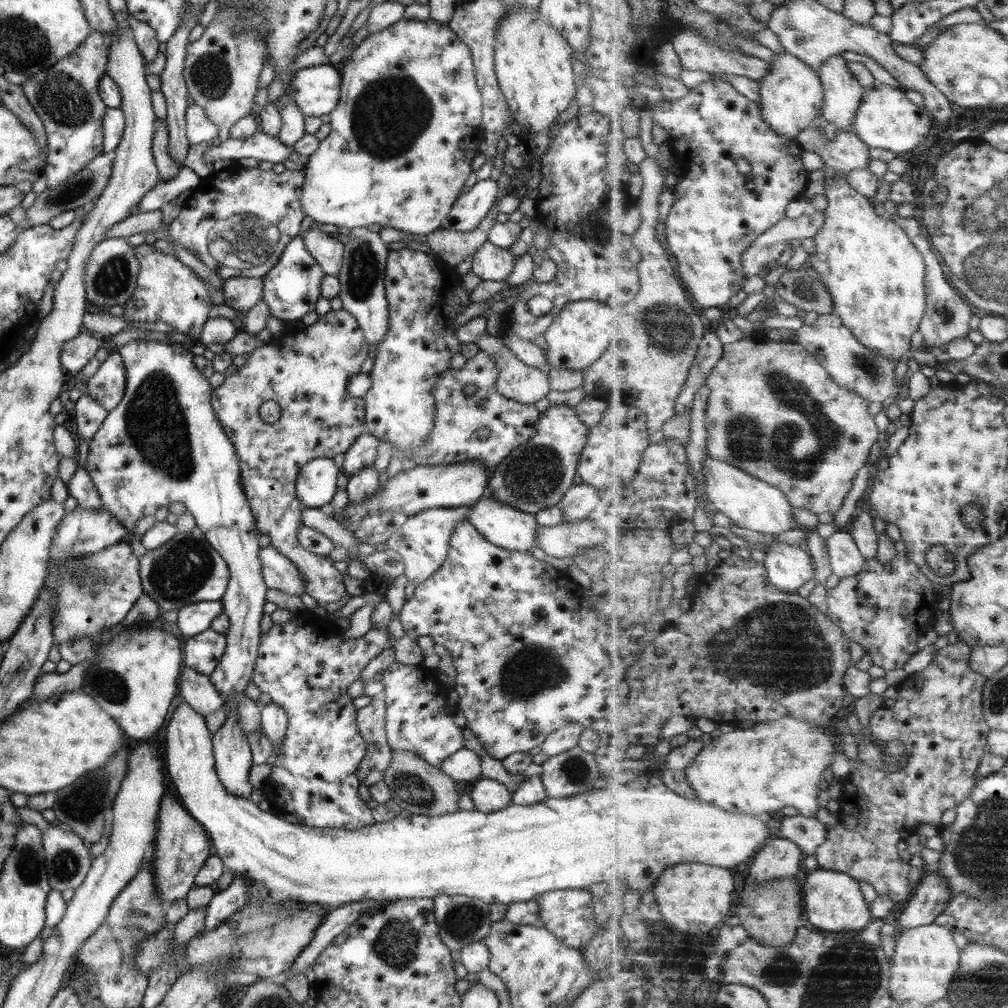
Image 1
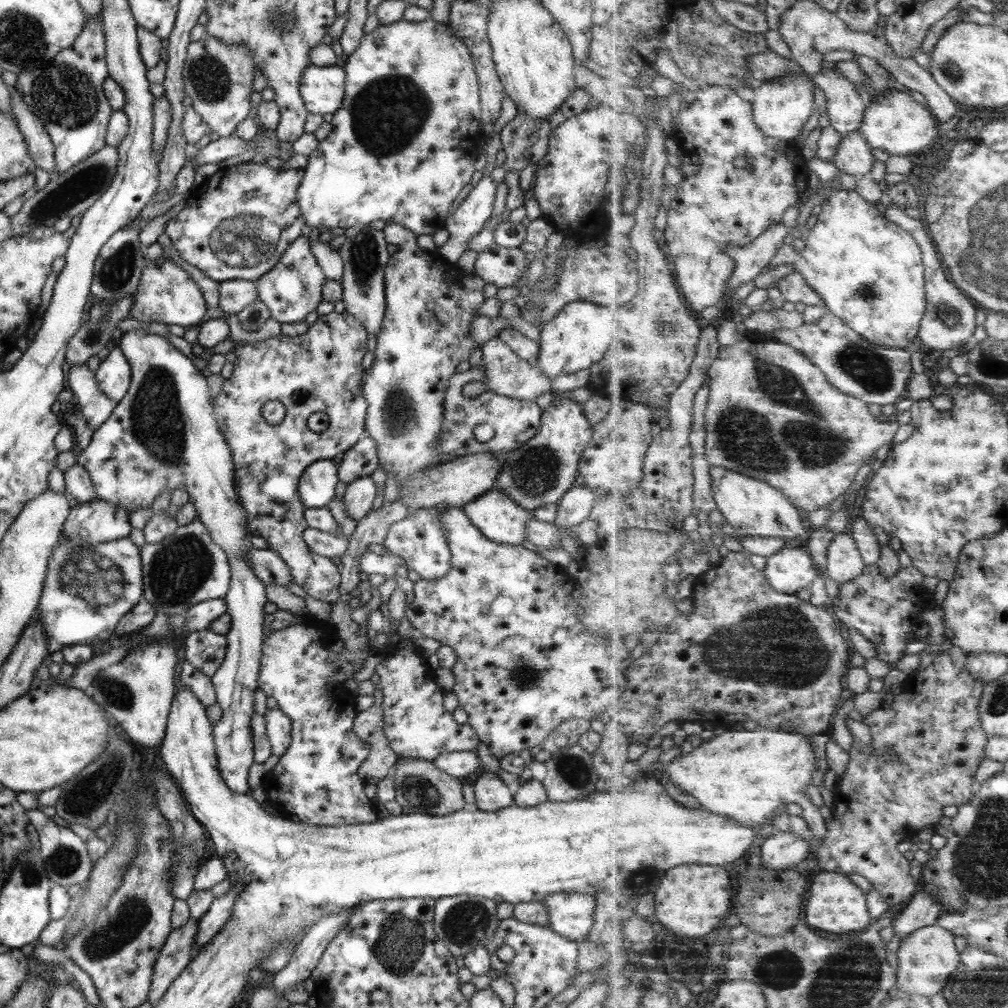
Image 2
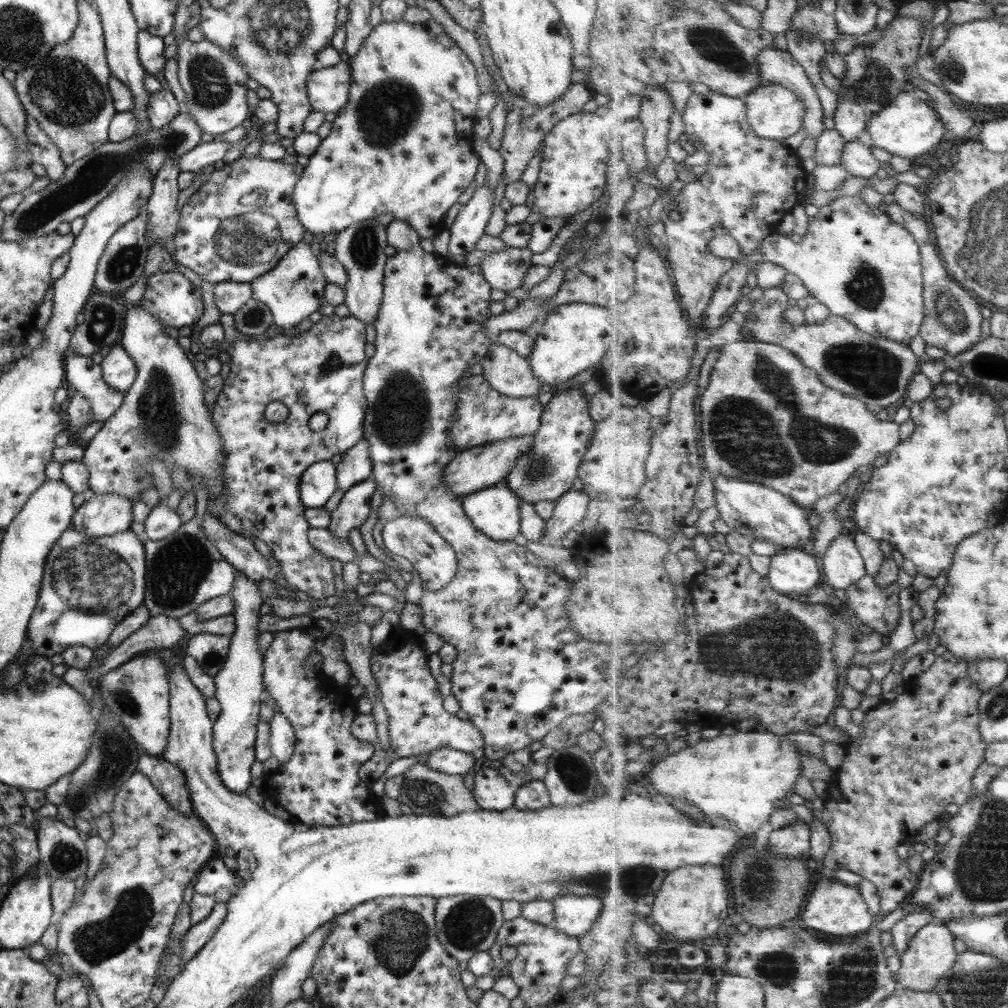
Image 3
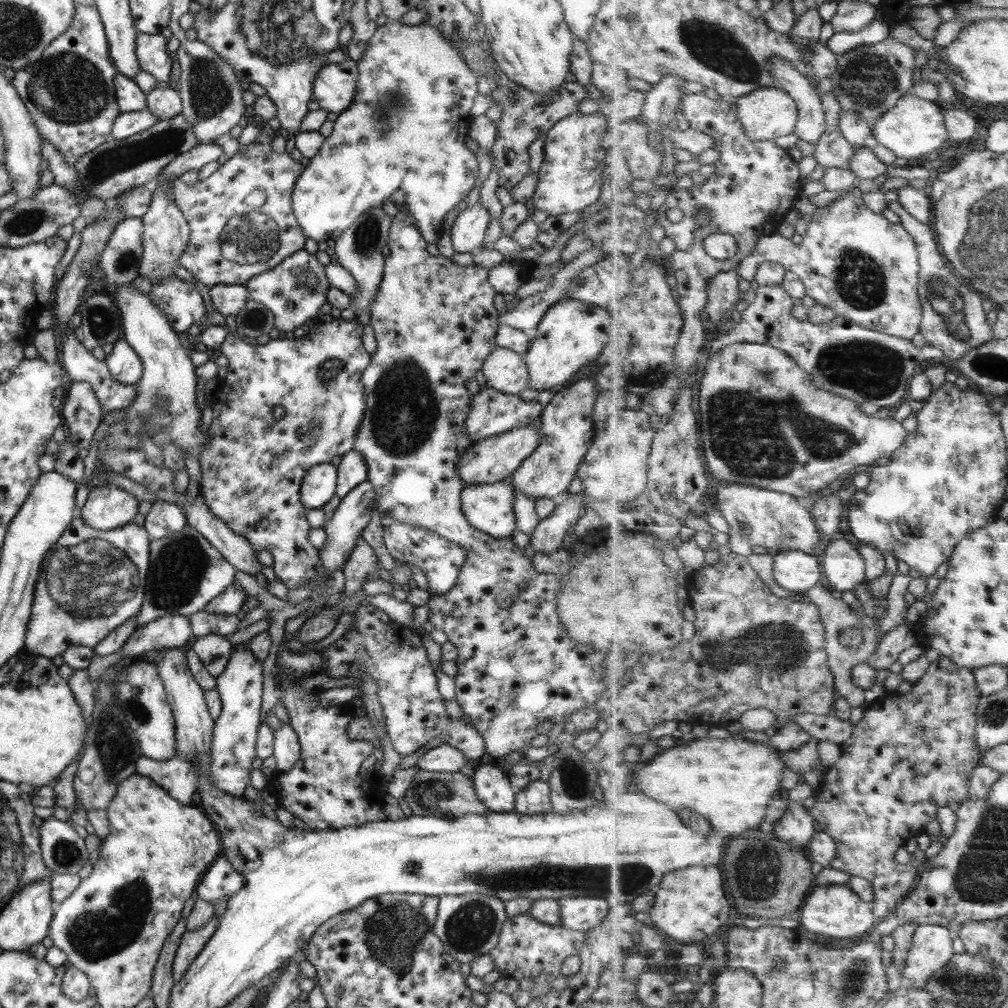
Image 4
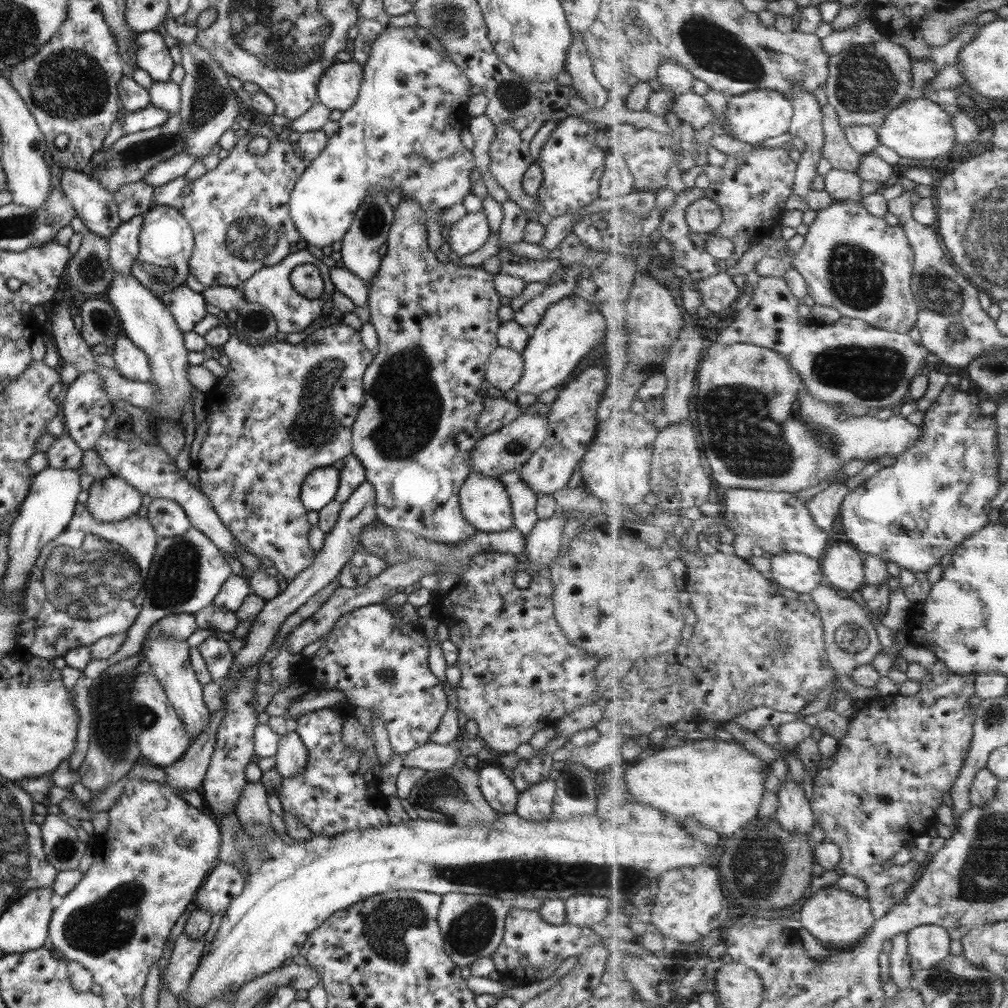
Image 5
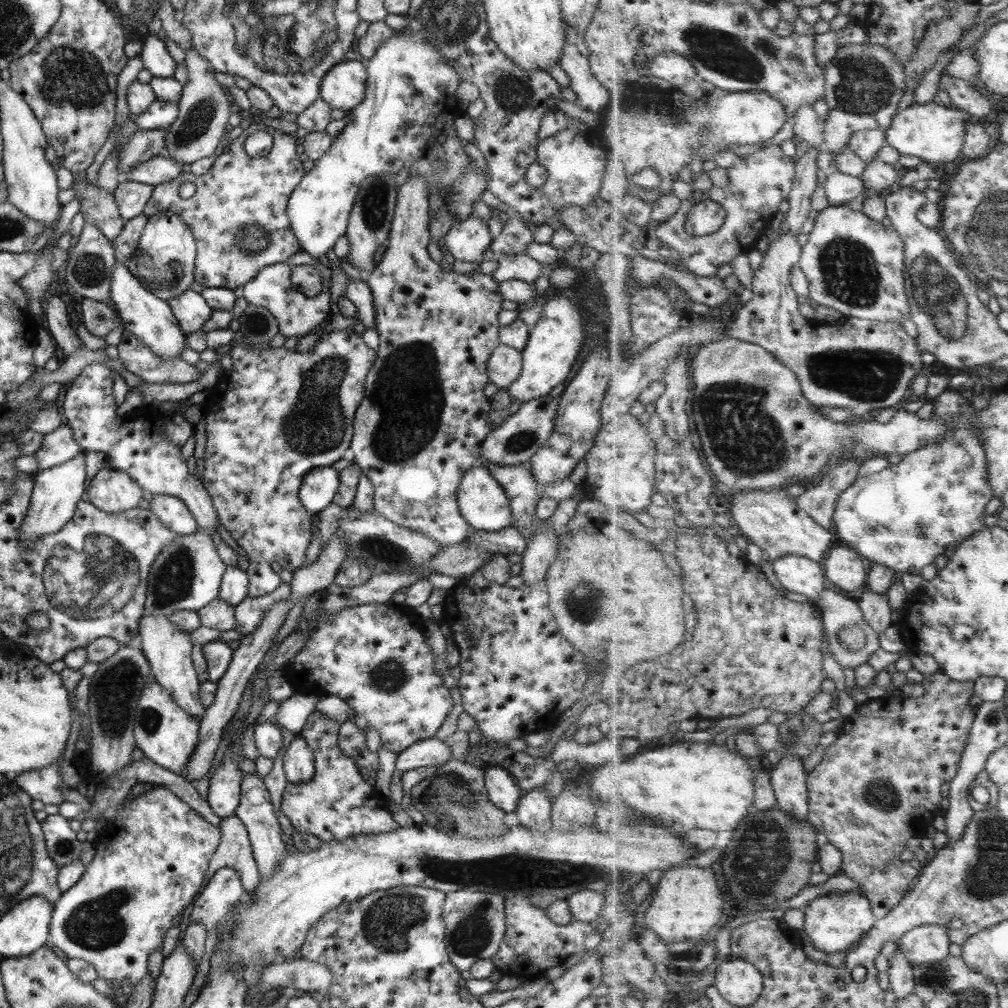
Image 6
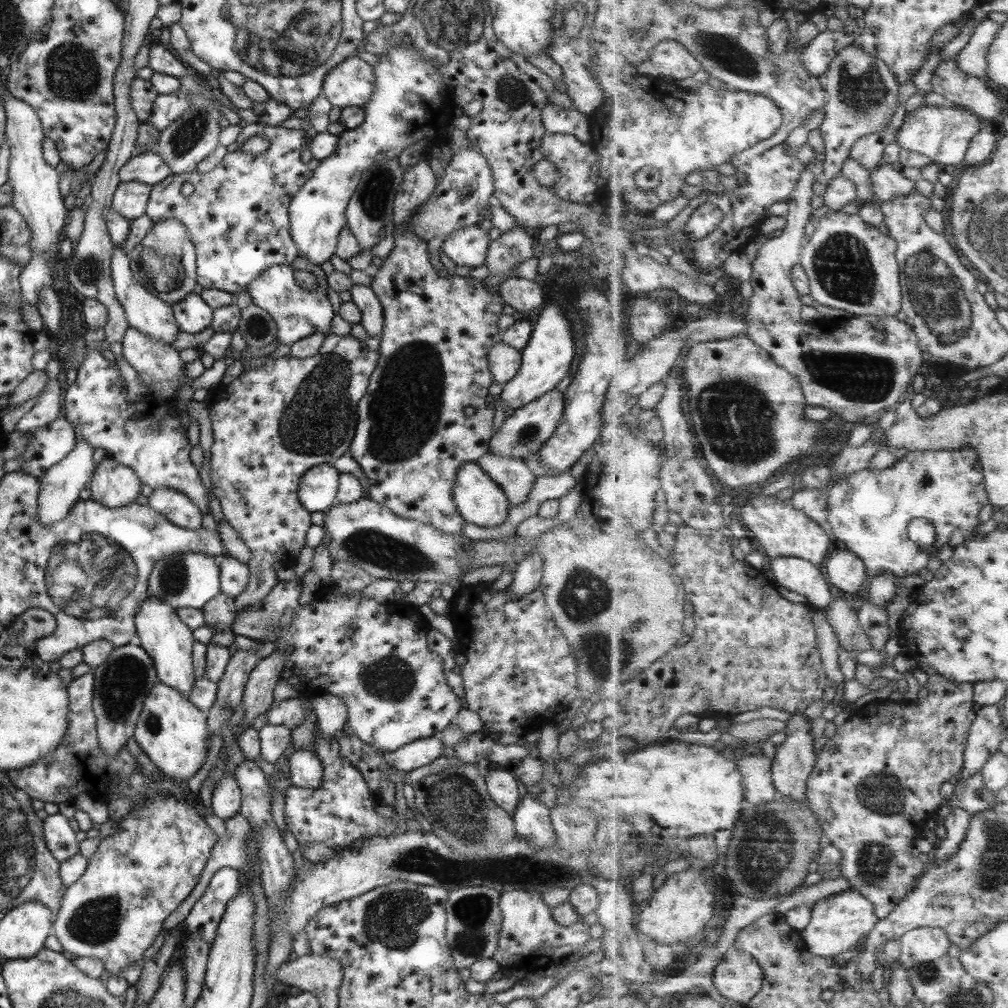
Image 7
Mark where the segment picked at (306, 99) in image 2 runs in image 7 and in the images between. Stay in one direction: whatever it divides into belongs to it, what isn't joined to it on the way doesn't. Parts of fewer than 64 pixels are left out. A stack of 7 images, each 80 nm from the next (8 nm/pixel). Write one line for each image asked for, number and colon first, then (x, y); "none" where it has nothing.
3: (327, 88)
4: (333, 86)
5: (337, 88)
6: (342, 87)
7: (350, 83)

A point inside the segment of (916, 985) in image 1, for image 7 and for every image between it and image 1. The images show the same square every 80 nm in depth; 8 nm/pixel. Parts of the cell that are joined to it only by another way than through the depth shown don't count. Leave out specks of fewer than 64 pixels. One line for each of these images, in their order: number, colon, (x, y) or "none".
2: (926, 959)
3: (931, 954)
4: (932, 949)
5: (930, 944)
6: (929, 944)
7: (921, 945)

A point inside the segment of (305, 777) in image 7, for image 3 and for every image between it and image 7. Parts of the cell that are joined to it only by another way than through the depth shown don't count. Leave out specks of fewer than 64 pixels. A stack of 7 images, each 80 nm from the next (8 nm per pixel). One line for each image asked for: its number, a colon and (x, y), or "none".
3: (281, 735)
4: (286, 751)
5: (291, 755)
6: (297, 763)

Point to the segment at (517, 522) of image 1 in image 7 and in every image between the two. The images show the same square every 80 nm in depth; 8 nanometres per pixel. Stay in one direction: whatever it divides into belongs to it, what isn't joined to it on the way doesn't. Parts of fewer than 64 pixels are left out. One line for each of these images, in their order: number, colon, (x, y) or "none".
2: (496, 517)
3: (493, 511)
4: (487, 507)
5: (483, 502)
6: (481, 502)
7: (478, 500)

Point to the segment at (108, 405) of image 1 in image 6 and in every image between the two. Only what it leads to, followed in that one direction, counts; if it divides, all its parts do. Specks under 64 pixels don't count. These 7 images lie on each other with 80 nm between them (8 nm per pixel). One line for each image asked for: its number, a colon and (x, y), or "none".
2: (112, 376)
3: (117, 370)
4: (124, 365)
5: (131, 363)
6: (138, 359)

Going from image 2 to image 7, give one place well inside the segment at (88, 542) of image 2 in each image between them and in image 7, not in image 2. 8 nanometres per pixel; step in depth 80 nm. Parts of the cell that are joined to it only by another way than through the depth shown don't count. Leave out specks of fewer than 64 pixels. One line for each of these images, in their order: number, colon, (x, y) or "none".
3: (100, 515)
4: (106, 507)
5: (110, 500)
6: (110, 491)
7: (112, 485)

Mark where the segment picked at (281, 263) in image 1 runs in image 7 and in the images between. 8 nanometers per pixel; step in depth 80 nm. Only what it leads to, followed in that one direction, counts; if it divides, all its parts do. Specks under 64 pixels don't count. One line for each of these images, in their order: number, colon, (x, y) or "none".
2: (291, 289)
3: (292, 289)
4: (291, 303)
5: (269, 286)
6: (295, 314)
7: (297, 313)

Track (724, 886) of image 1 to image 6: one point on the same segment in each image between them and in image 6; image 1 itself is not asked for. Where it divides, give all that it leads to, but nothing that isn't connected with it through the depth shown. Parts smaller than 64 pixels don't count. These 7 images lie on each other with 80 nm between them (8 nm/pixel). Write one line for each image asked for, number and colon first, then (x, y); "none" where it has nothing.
2: (693, 900)
3: (693, 902)
4: (691, 904)
5: (691, 905)
6: (688, 904)

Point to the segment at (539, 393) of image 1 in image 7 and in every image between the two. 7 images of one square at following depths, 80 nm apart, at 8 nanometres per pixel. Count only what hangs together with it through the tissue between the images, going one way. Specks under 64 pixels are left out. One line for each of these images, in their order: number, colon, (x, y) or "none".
2: (507, 375)
3: (504, 371)
4: (504, 370)
5: (504, 368)
6: (503, 366)
7: (504, 361)

